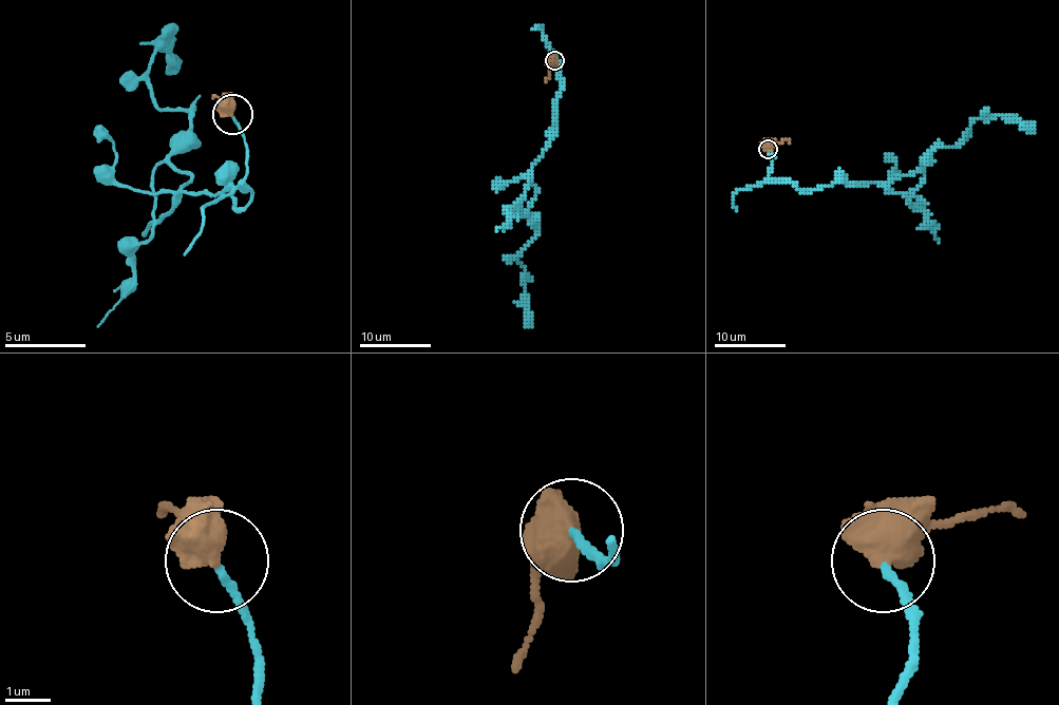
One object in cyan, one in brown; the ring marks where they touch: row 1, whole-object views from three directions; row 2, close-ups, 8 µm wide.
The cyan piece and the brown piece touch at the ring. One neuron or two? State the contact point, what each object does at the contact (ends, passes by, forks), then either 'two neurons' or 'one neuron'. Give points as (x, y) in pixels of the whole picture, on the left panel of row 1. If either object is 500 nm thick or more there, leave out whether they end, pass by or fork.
(232, 114) | one neuron

